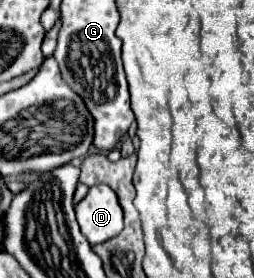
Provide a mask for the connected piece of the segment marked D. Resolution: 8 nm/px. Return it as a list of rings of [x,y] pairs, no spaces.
[[[106,184],[90,188],[88,196],[76,204],[76,218],[82,234],[92,246],[118,236],[124,226],[118,196]]]

